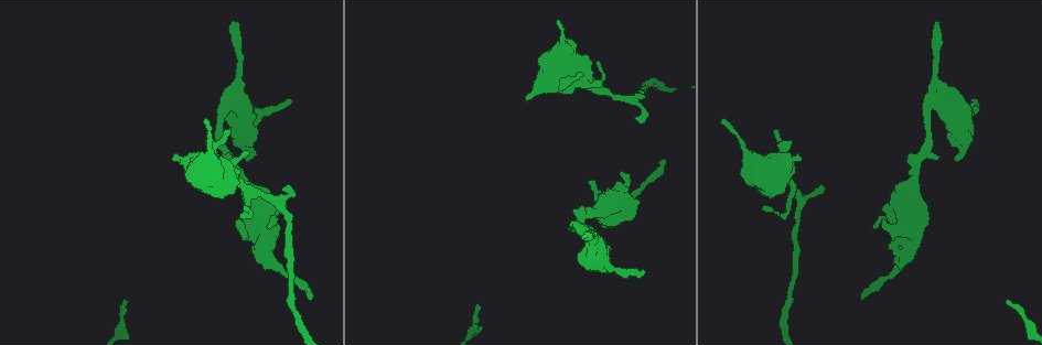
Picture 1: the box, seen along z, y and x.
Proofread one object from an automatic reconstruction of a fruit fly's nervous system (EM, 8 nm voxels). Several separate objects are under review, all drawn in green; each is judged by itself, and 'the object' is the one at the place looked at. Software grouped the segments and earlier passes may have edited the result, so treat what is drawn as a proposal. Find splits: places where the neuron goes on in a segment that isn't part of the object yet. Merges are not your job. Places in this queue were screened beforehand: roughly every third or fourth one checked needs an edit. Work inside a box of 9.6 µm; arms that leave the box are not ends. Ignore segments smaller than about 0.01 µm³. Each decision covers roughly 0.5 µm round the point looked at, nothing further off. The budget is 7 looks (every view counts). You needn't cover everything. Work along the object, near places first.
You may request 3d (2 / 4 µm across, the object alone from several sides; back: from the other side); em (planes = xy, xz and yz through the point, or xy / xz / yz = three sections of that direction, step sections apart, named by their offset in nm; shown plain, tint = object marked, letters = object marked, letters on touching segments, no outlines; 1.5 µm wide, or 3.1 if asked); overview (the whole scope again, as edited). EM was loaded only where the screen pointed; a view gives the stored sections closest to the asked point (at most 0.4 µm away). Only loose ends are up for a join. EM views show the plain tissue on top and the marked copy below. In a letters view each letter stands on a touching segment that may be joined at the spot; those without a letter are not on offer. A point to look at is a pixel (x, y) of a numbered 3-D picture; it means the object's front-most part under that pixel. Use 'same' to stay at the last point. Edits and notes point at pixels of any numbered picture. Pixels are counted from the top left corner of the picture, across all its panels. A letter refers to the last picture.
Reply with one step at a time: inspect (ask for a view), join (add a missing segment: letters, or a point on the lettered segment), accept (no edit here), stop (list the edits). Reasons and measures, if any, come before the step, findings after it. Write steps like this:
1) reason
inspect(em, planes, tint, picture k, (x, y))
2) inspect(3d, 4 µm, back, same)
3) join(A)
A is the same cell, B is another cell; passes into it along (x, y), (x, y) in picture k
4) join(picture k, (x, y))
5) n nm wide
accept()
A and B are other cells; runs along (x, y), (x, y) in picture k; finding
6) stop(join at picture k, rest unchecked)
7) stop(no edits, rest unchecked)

an open end
inspect(em, planes, tint, picture 1, (126, 300))

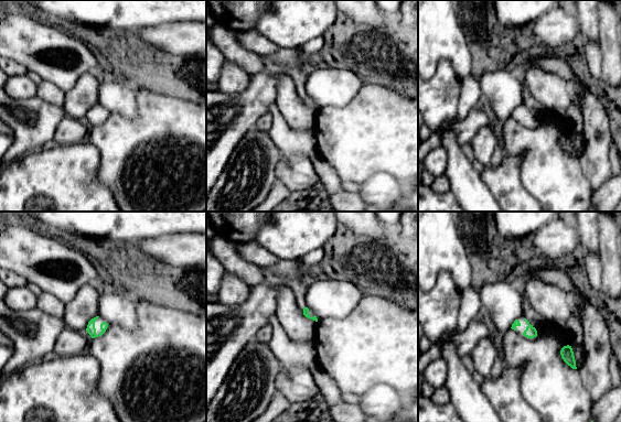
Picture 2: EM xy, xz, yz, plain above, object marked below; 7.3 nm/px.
inspect(em, planes, letters, same)

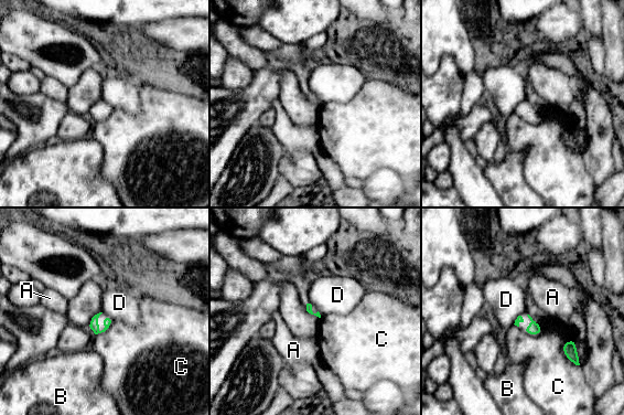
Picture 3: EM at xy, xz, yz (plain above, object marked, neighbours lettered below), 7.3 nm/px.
C touches over 220 nm
accept()
A, B, C and D are other cells; border along (106, 315), (113, 320) in picture 3; none of them fits

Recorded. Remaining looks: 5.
an open end
inspect(3d, 2 µm, picture 1, (237, 221))

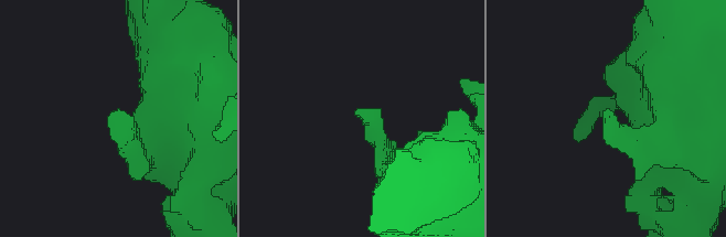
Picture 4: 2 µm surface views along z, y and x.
inspect(em, planes, letters, picture 4, (354, 112))

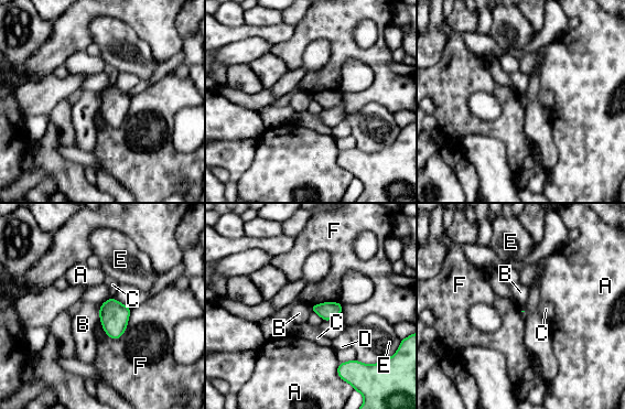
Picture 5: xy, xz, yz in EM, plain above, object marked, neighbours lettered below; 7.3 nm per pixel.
accept()
A, B, C, D, E and F are other cells; border along (110, 297), (100, 305), (98, 318) in picture 5; no lettered segment goes on from it

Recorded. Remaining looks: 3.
an open end
inspect(em, yz, step 4, tint, picture 1, (938, 20))

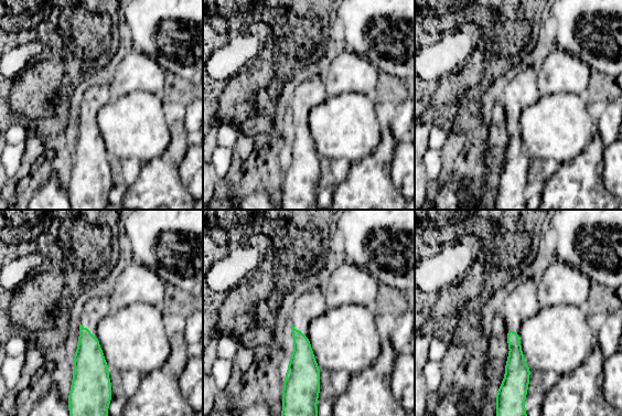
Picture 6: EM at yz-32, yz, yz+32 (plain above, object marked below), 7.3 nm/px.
inspect(em, xy, step 4, letters, same)

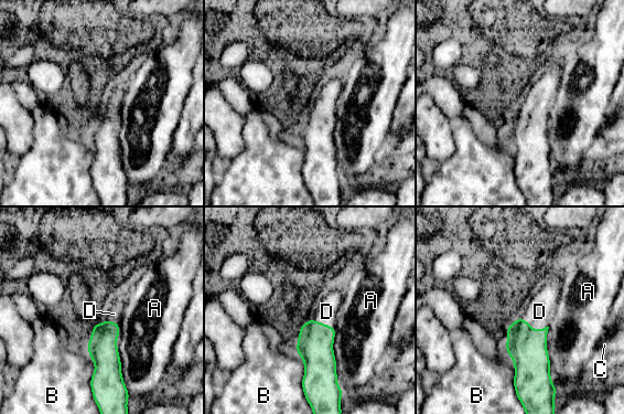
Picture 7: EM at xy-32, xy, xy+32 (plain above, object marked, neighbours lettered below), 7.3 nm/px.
join(D)
D is the same cell, A, B and C are other cells; passes into it along (528, 351), (535, 329), (539, 311) in picture 7; it goes on there

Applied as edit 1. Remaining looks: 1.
stop(join at picture 7, rest unchecked)

